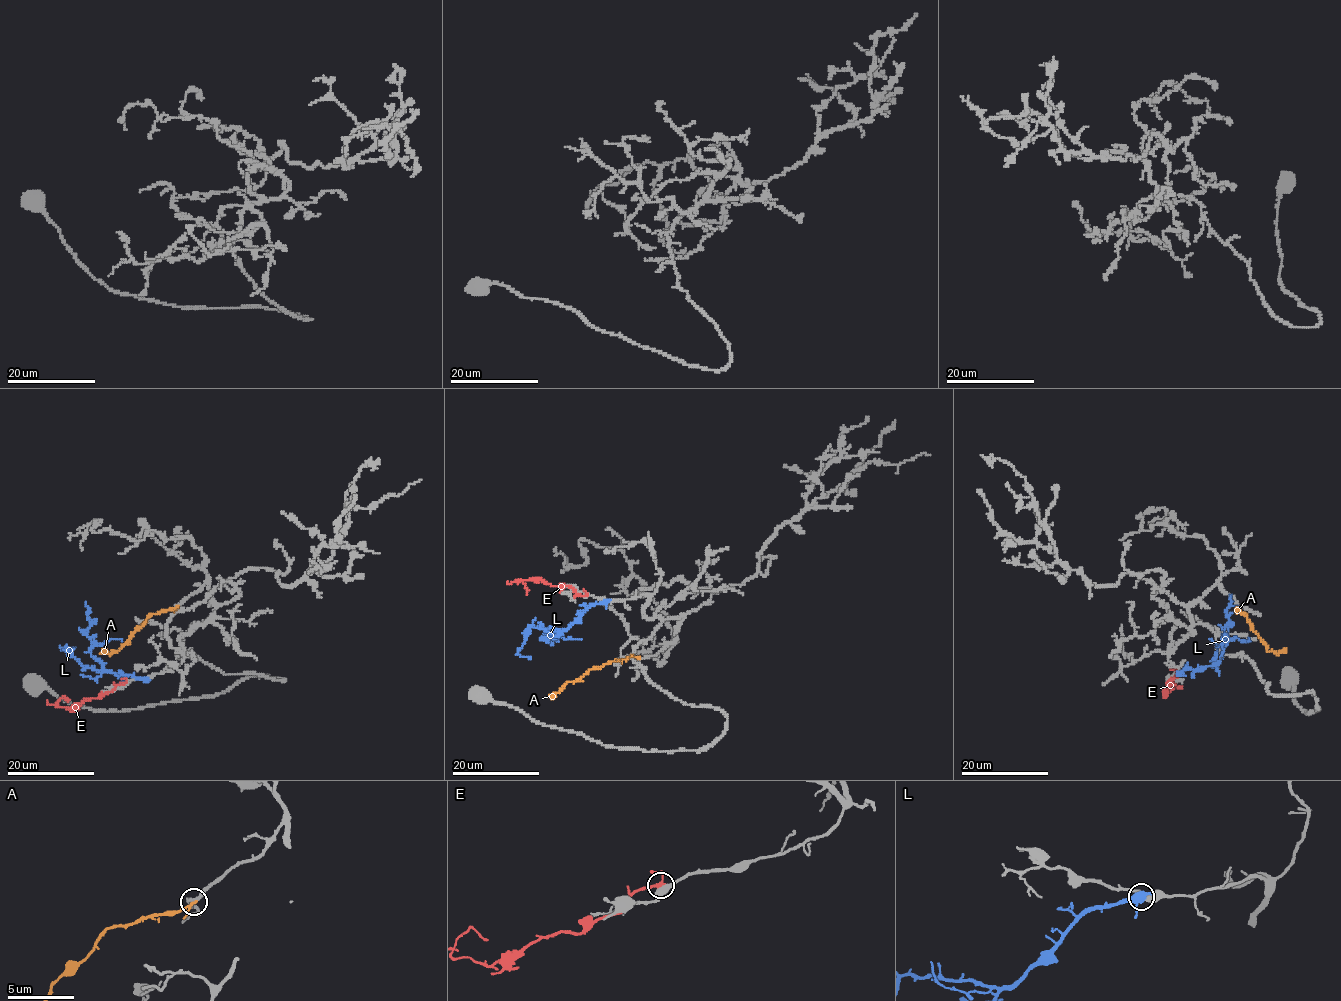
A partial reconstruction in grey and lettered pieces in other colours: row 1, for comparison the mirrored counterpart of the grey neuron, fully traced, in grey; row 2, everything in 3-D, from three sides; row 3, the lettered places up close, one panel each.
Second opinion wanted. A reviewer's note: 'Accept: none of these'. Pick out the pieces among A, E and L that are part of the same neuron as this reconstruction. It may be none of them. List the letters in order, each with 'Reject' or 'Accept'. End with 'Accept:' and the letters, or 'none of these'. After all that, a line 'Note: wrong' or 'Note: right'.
A: Accept
E: Reject
L: Reject
Accept: A
Note: wrong

